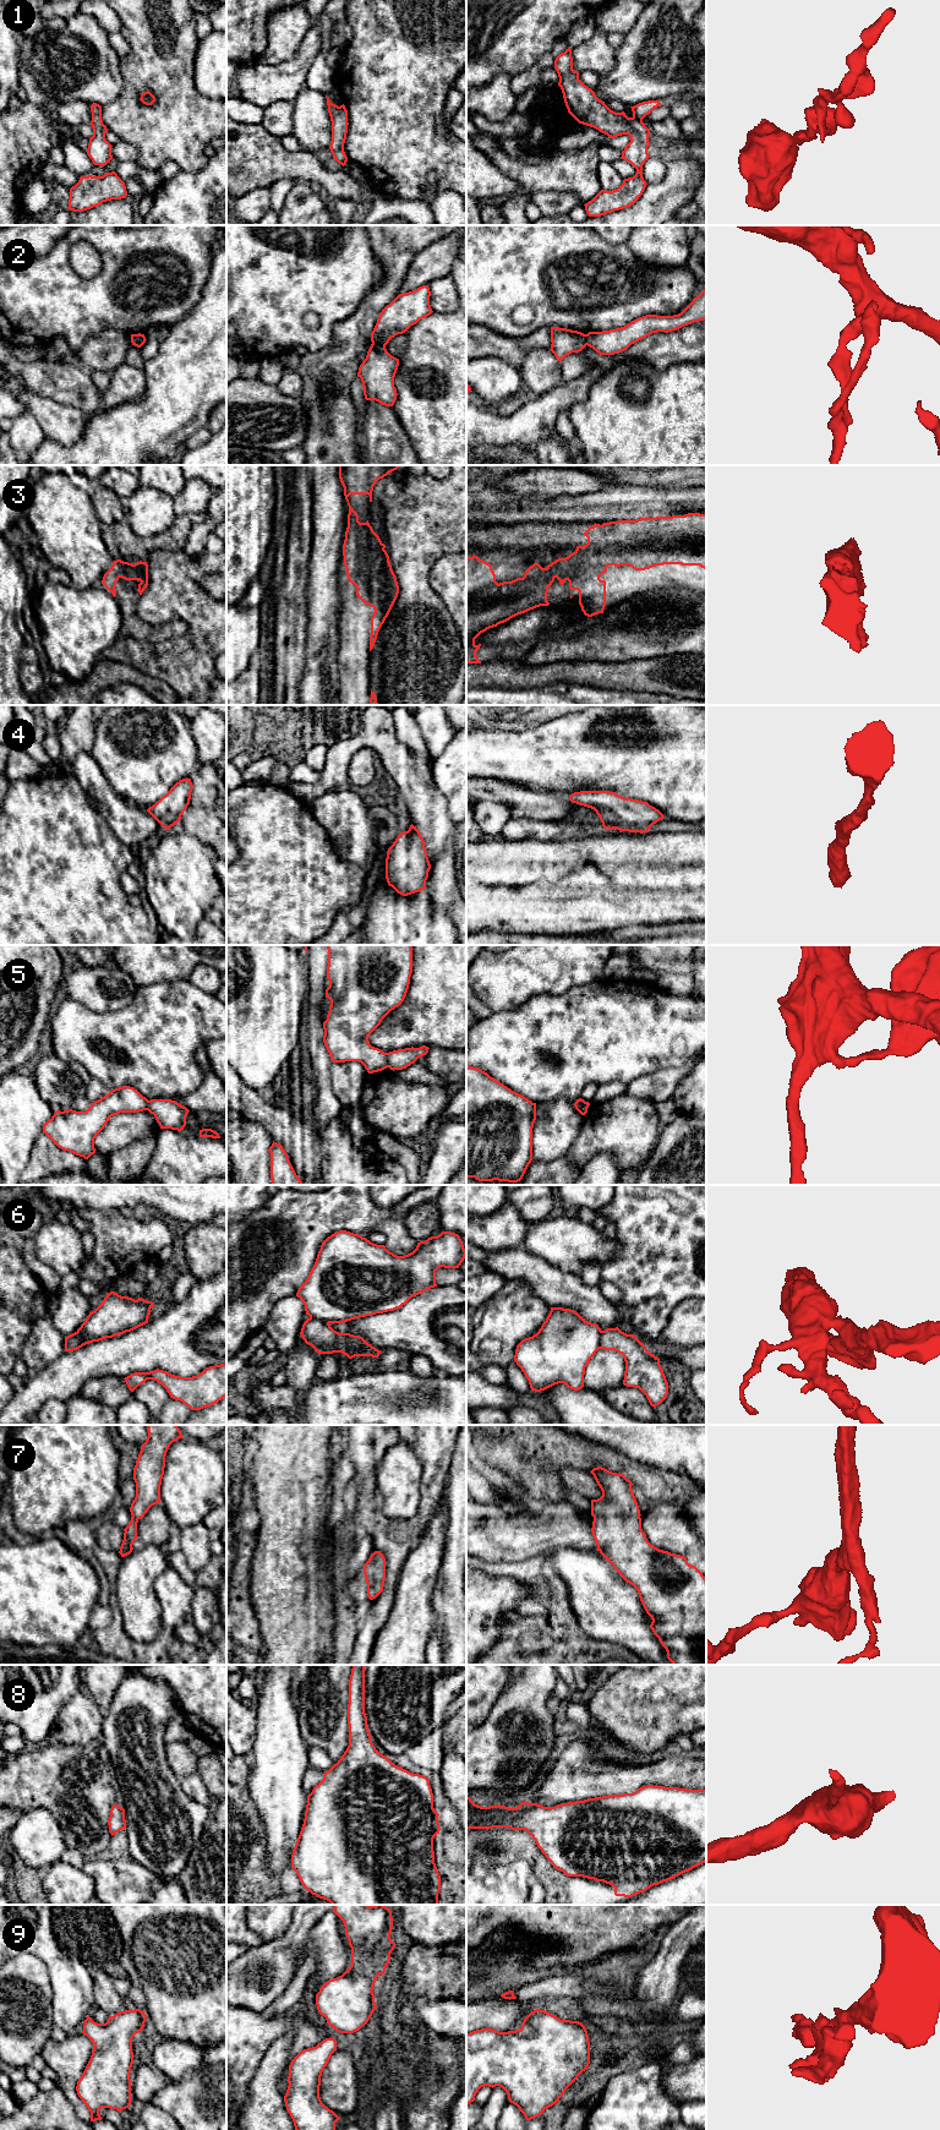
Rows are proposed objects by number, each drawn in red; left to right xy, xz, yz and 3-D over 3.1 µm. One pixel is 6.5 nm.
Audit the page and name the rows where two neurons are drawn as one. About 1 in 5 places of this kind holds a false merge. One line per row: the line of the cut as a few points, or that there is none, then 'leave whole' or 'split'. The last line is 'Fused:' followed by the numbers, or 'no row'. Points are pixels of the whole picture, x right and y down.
1: no cut; leave whole
2: cut in xz along (372, 342), (384, 347); split
3: no cut; leave whole
4: no cut; leave whole
5: cut in xz along (386, 1053), (388, 1066); split
6: cut in xz along (310, 1316), (318, 1317), (328, 1323); split
7: no cut; leave whole
8: no cut; leave whole
9: no cut; leave whole
Fused: 2, 5, 6

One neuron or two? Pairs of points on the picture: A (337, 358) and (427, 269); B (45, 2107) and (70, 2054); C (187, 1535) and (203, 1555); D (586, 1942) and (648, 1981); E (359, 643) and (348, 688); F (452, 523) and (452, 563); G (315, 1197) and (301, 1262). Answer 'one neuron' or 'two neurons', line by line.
A: two neurons
B: two neurons
C: one neuron
D: two neurons
E: one neuron
F: two neurons
G: one neuron

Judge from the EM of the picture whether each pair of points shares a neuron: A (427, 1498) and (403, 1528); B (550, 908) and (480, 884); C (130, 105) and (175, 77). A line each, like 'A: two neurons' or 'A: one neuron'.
A: two neurons
B: one neuron
C: one neuron

